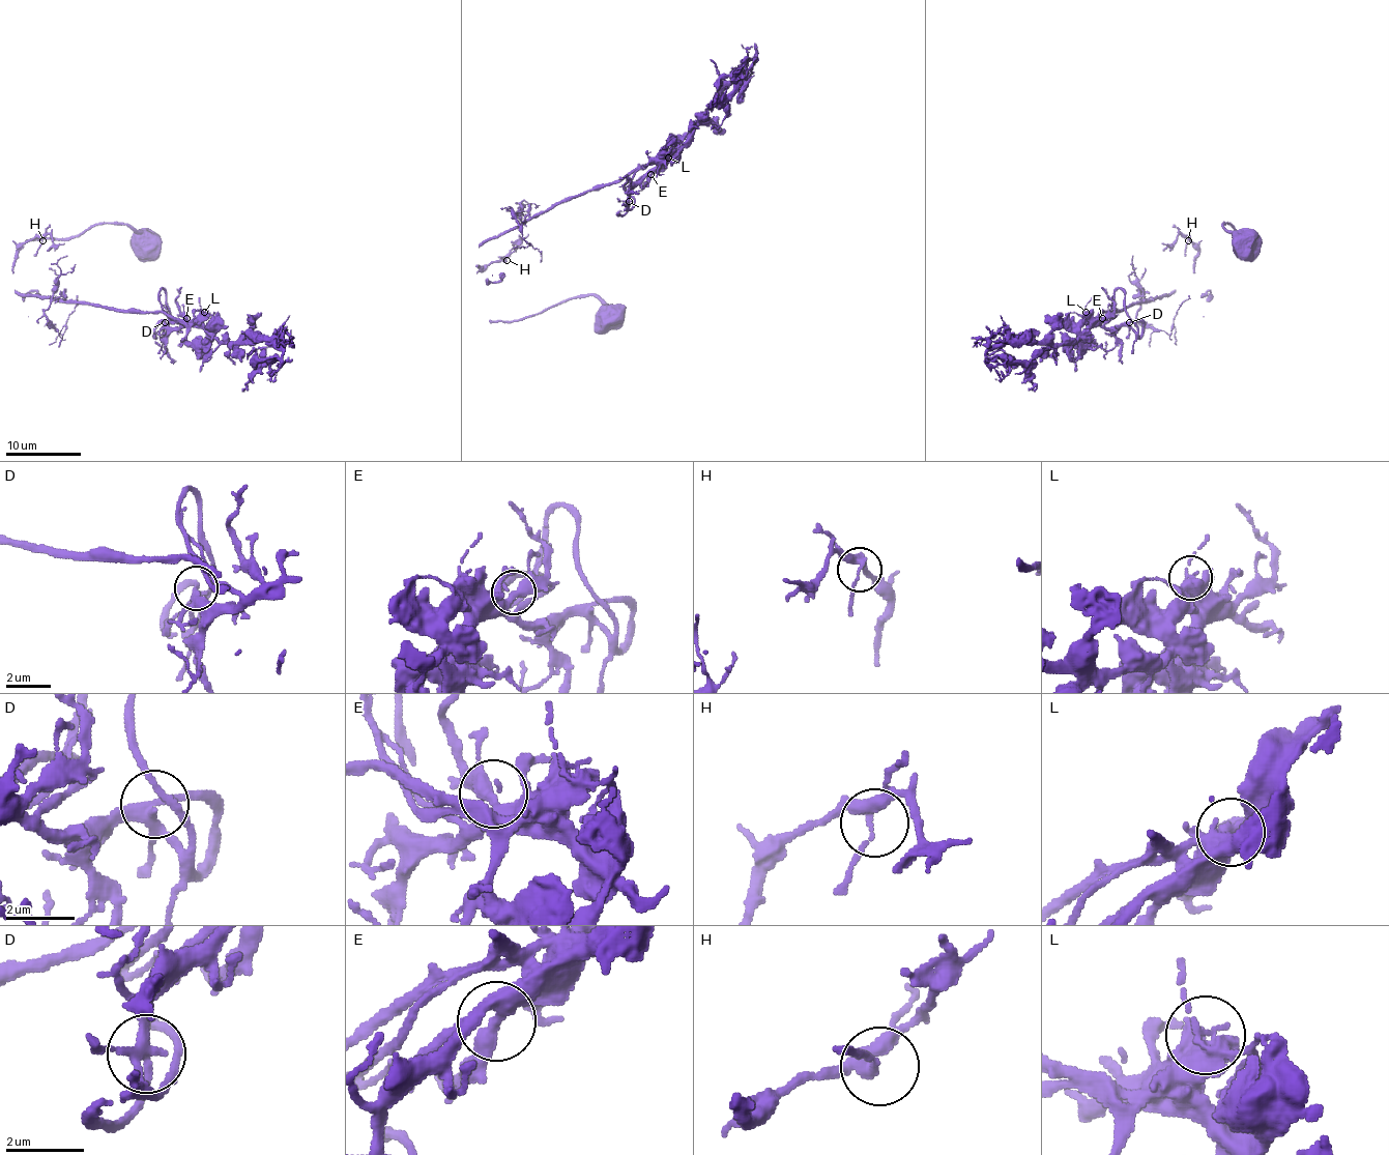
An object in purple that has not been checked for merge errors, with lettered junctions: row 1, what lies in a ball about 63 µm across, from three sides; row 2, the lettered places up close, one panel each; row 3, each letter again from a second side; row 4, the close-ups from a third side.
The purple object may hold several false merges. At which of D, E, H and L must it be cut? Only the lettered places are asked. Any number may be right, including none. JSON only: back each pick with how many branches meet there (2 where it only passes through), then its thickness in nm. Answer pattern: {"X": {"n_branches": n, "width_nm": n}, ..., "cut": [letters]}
{"cut": []}

